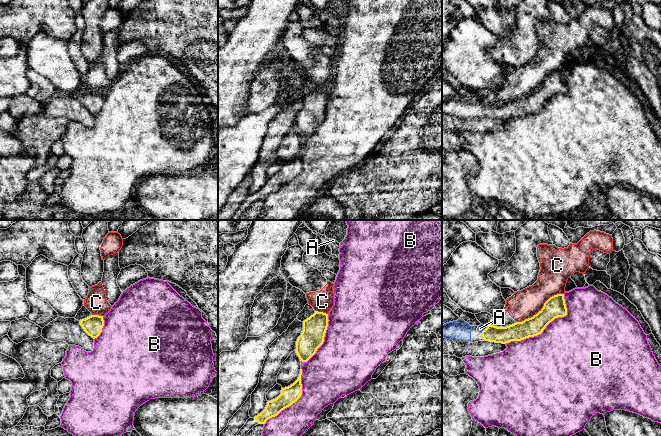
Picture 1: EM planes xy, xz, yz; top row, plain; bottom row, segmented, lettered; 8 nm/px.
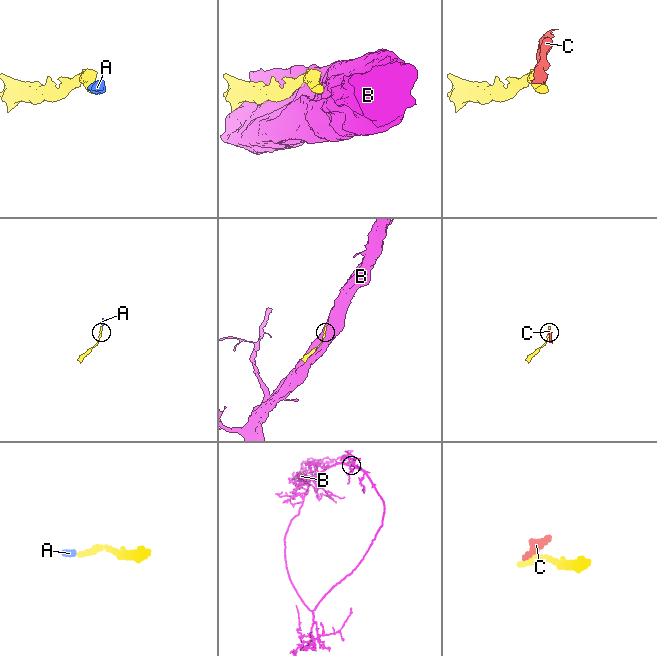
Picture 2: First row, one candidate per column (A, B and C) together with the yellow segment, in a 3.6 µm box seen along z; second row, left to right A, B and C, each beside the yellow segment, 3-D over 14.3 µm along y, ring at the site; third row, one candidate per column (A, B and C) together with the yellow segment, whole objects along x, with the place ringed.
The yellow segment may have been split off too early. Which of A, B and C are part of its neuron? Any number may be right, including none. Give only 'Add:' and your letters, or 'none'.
Add: A

